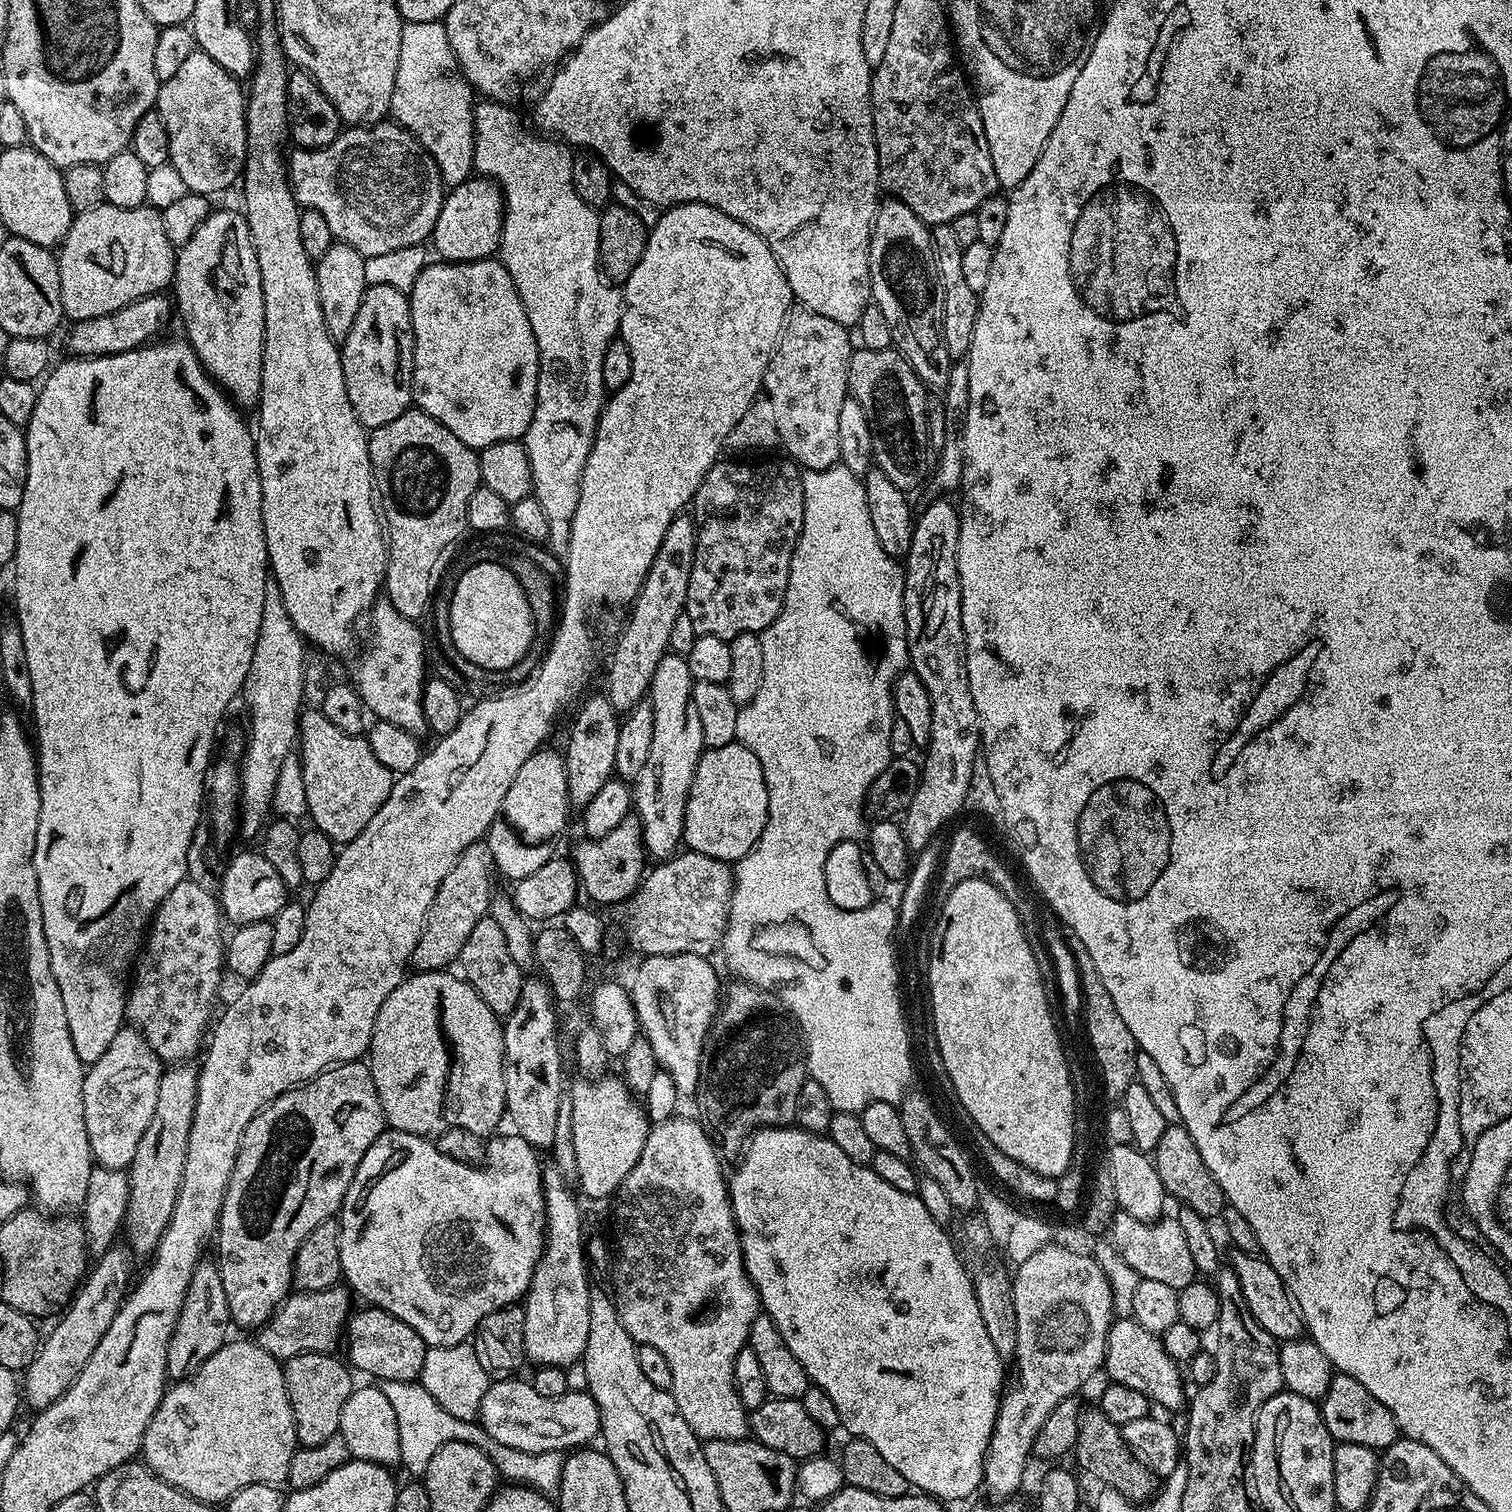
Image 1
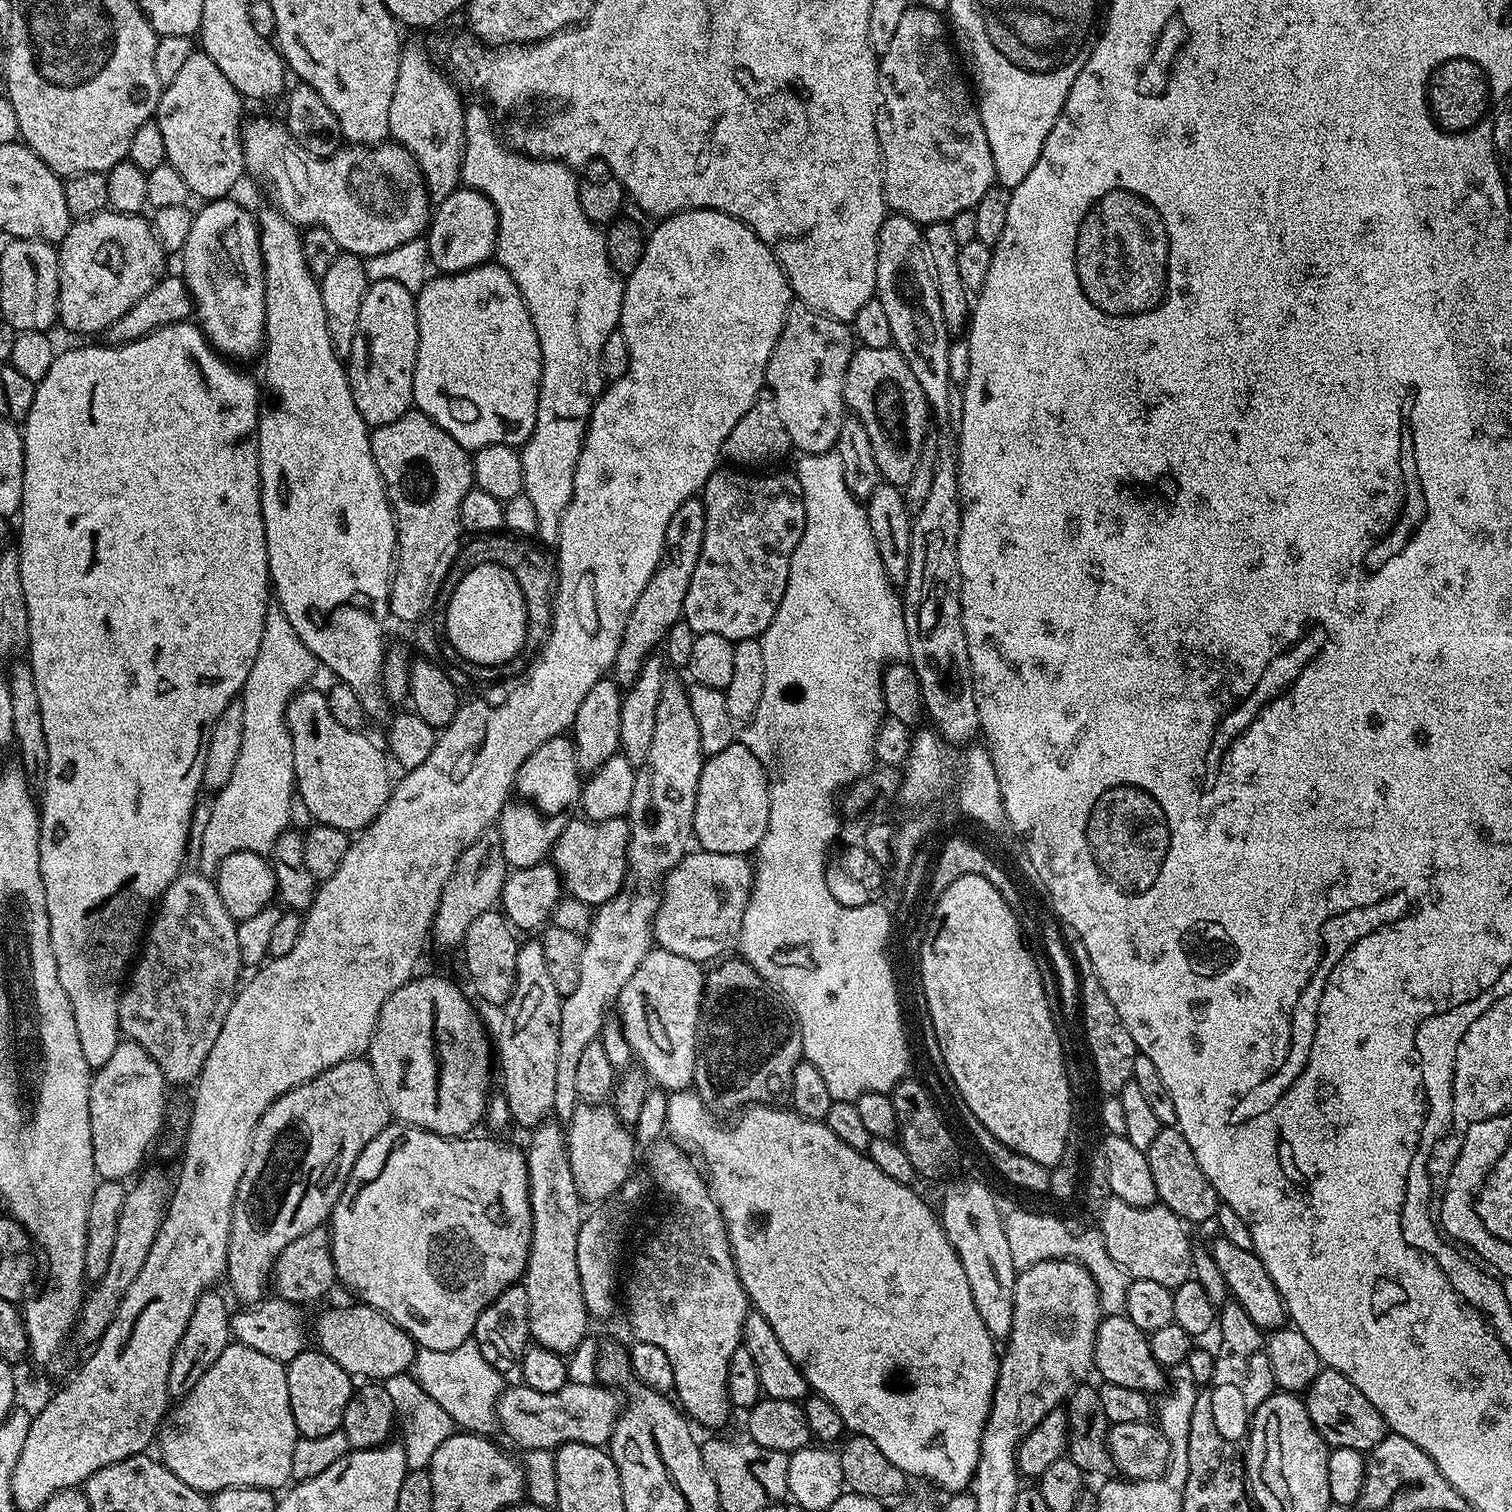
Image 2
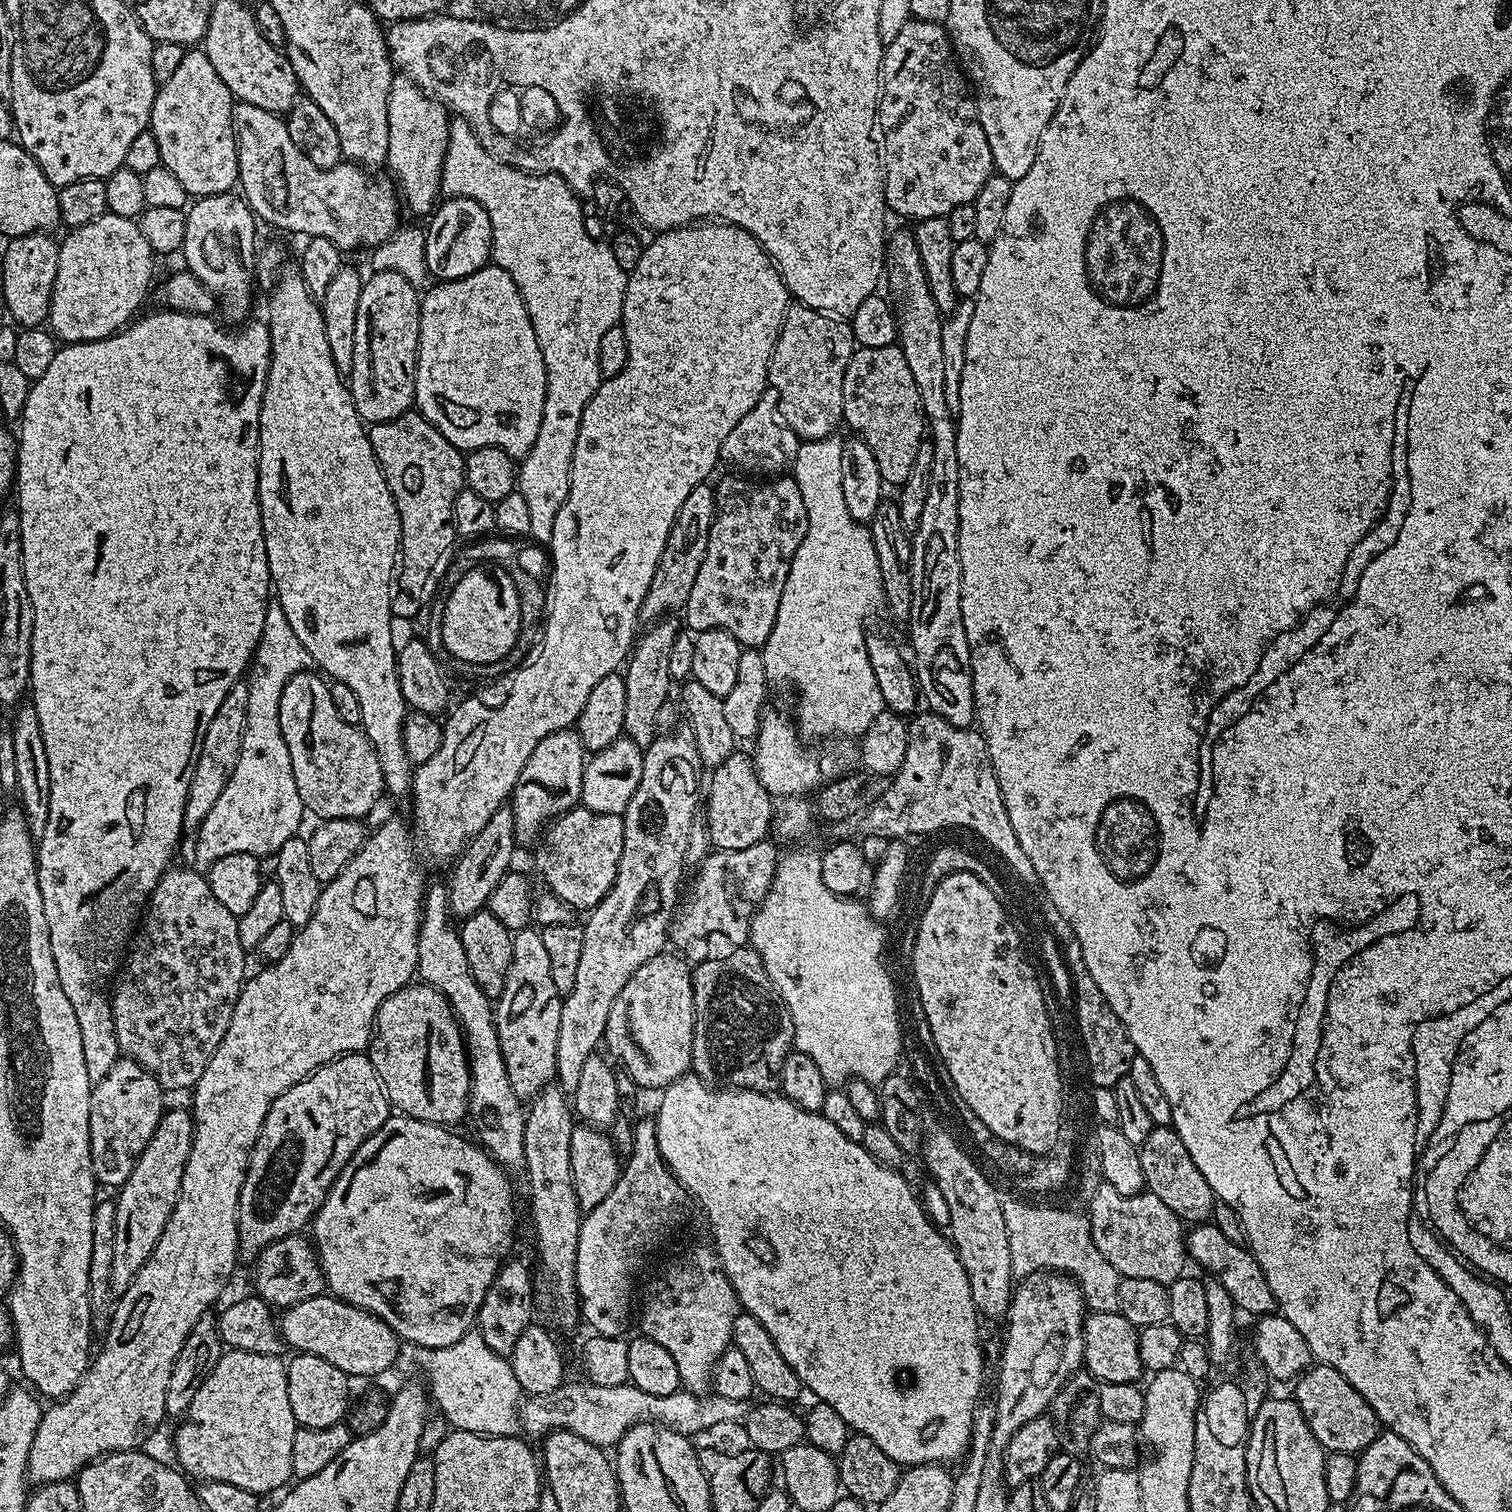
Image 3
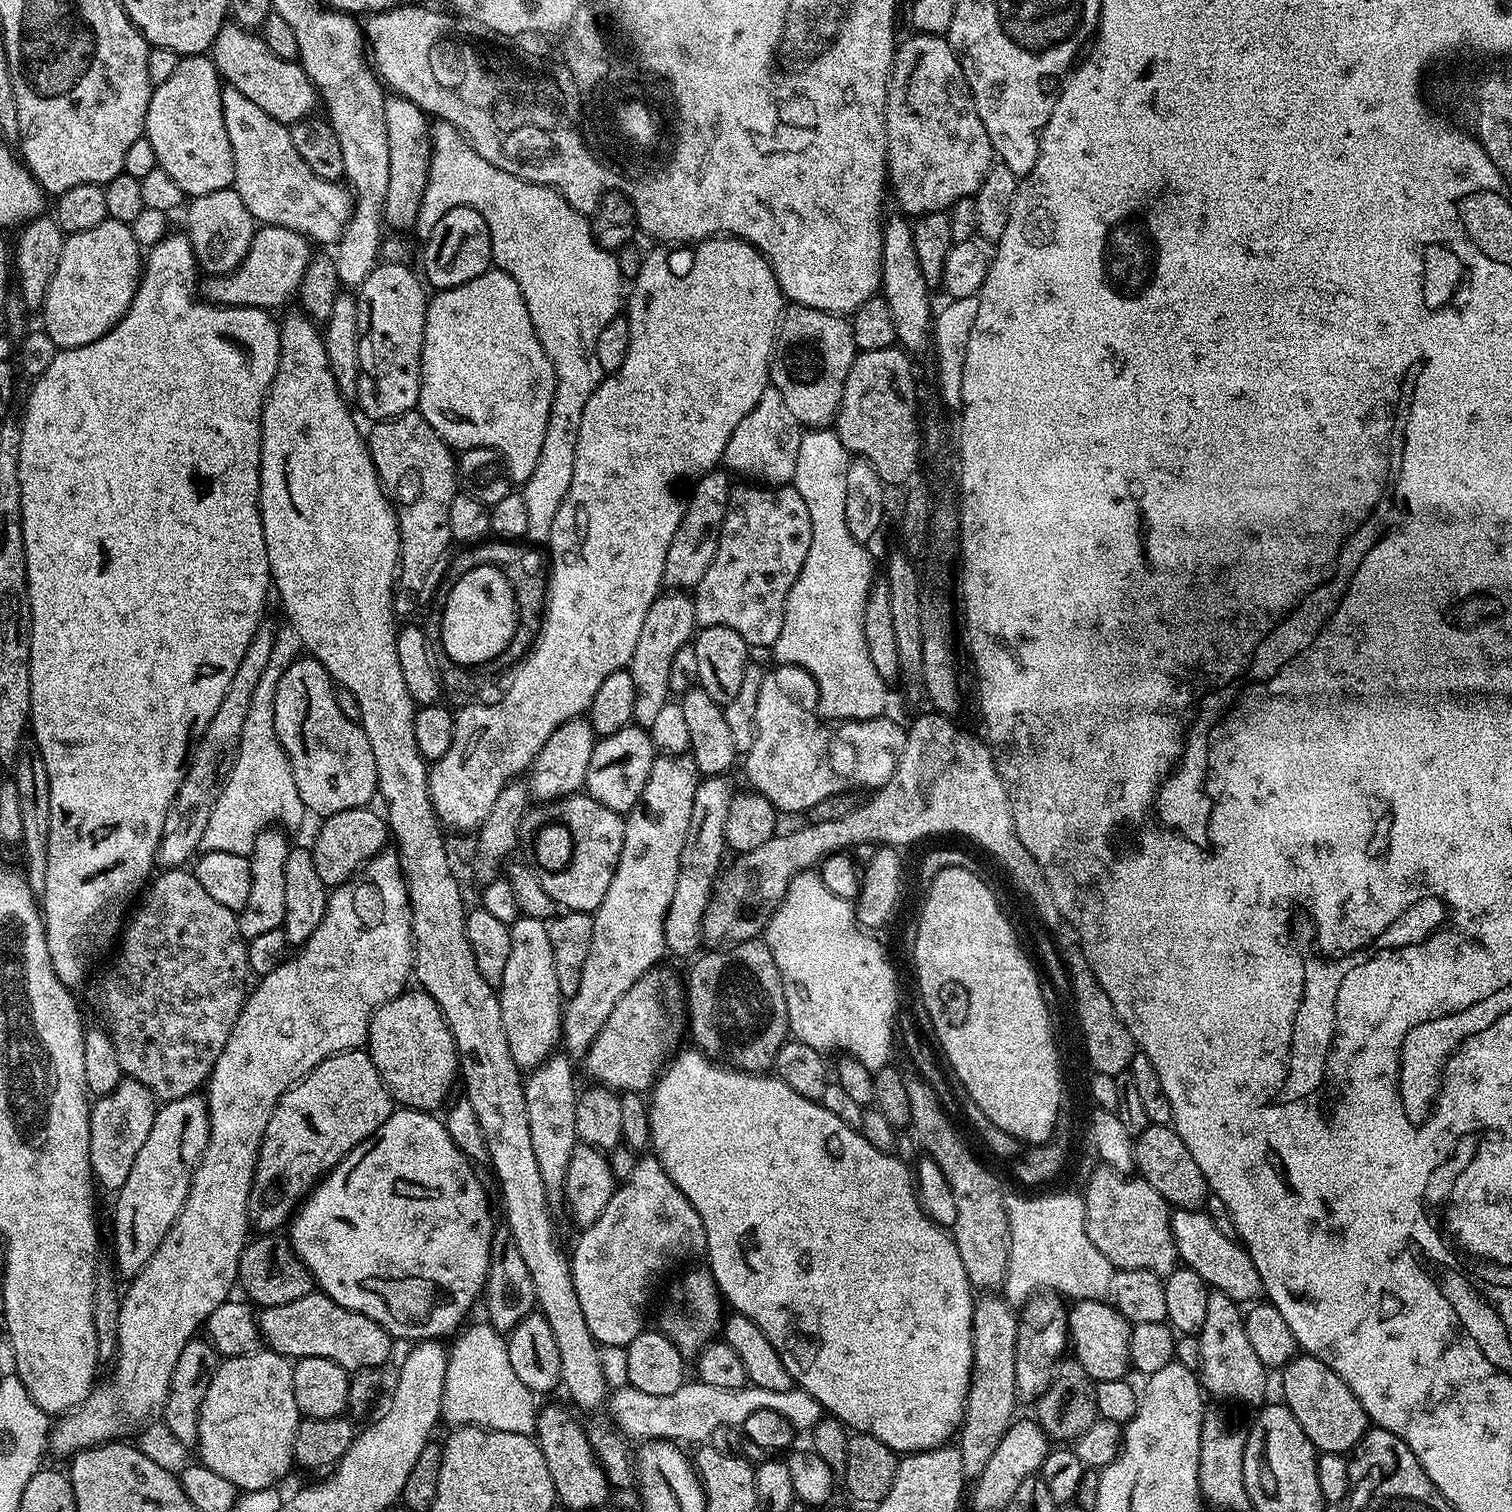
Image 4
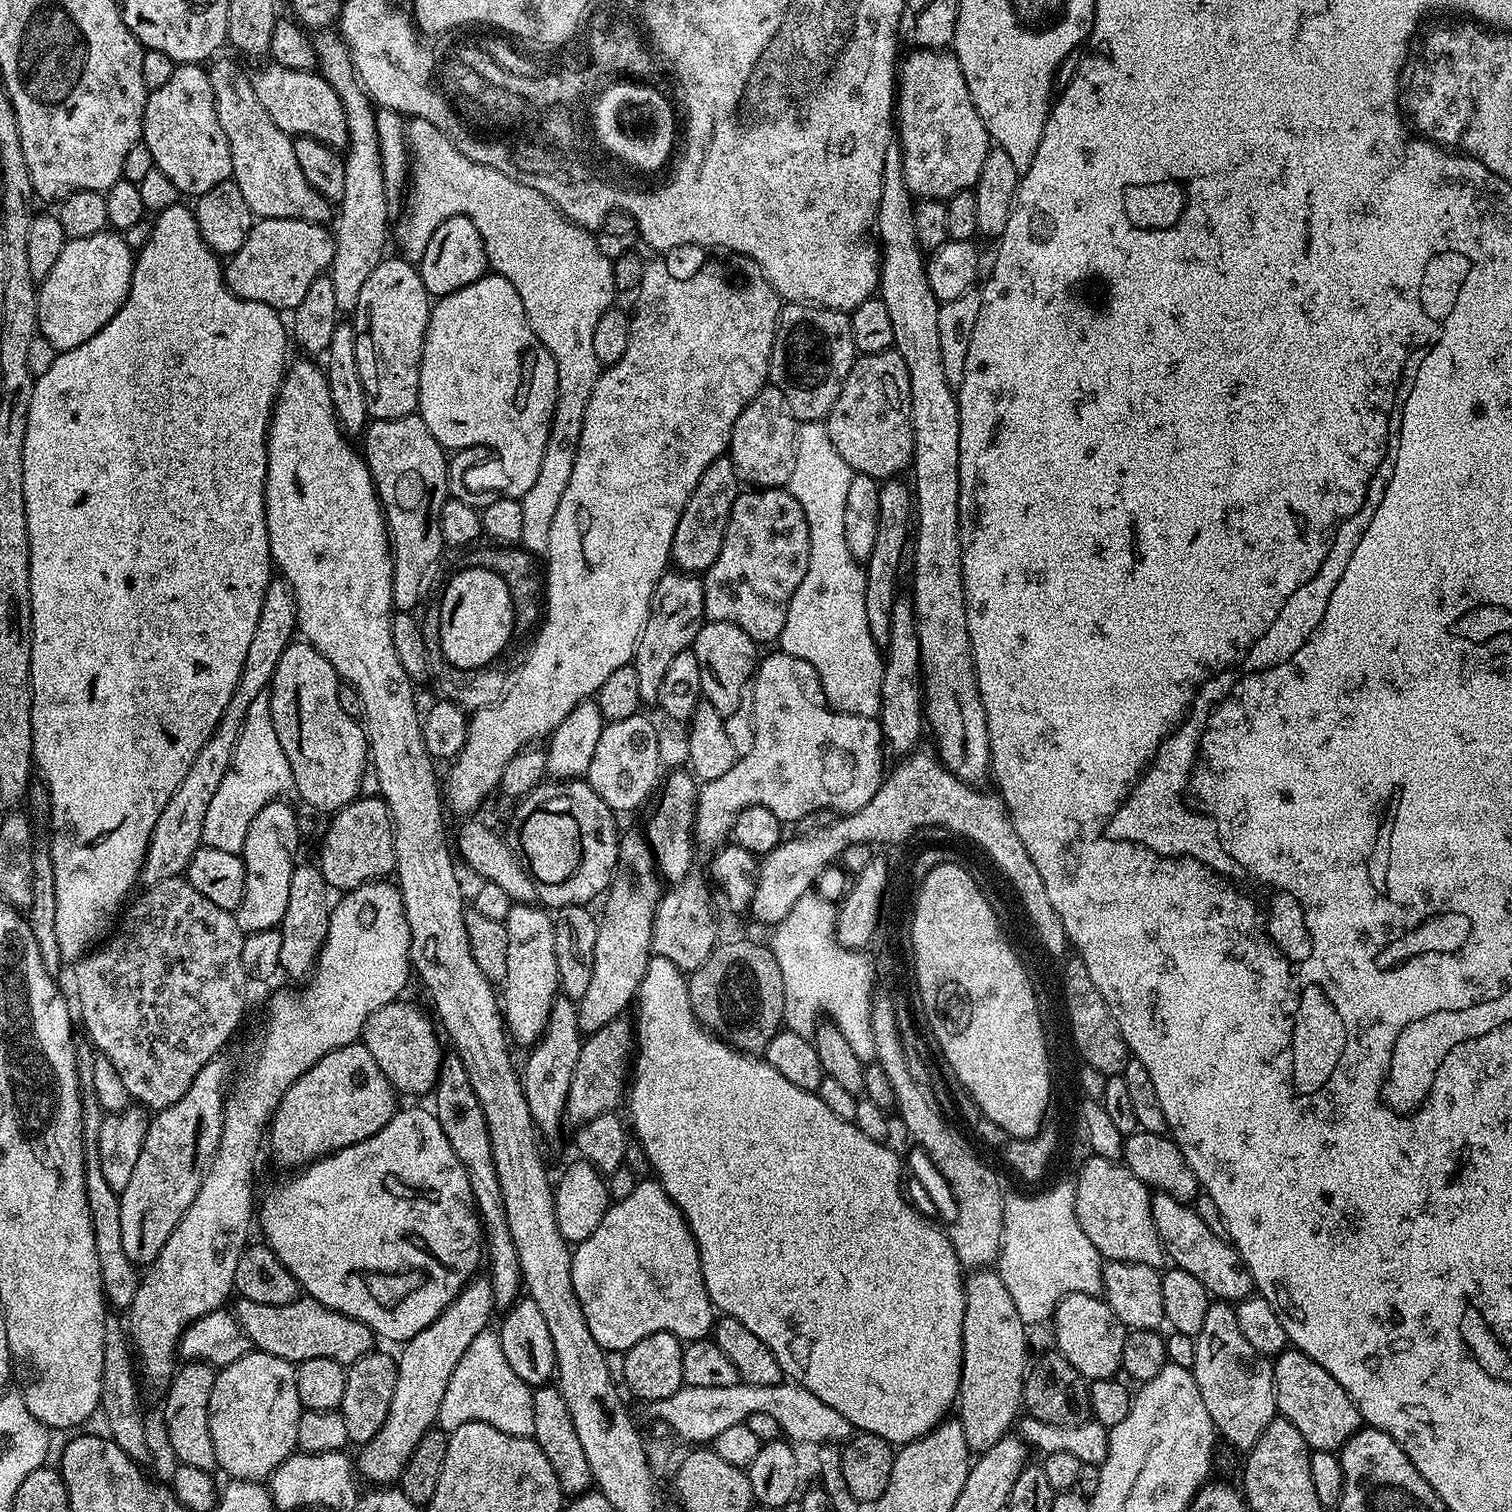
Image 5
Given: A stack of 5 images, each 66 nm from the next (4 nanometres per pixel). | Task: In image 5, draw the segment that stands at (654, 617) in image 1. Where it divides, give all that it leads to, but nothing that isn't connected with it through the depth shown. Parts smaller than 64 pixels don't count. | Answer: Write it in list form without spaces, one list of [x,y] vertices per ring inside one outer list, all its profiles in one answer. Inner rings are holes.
[[[728,454],[719,456],[717,460],[710,462],[710,466],[706,466],[706,470],[702,470],[702,478],[698,478],[698,486],[694,486],[674,530],[670,560],[679,571],[703,574],[712,565],[714,558],[718,558],[718,550],[722,550],[722,538],[730,522],[732,507],[741,491],[741,480],[736,476]]]

